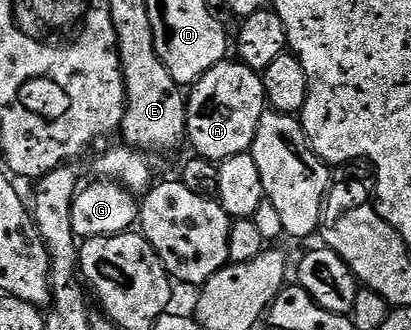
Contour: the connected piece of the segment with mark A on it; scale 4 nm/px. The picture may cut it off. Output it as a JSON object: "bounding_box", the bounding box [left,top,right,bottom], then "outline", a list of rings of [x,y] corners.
{"bounding_box":[186,58,267,162],"outline":[[[230,58],[221,60],[189,89],[186,98],[186,139],[189,147],[194,147],[193,151],[205,160],[215,162],[249,152],[256,138],[256,130],[260,126],[260,118],[267,110],[266,91],[262,85],[261,75],[252,71],[247,64],[235,62]]]}

